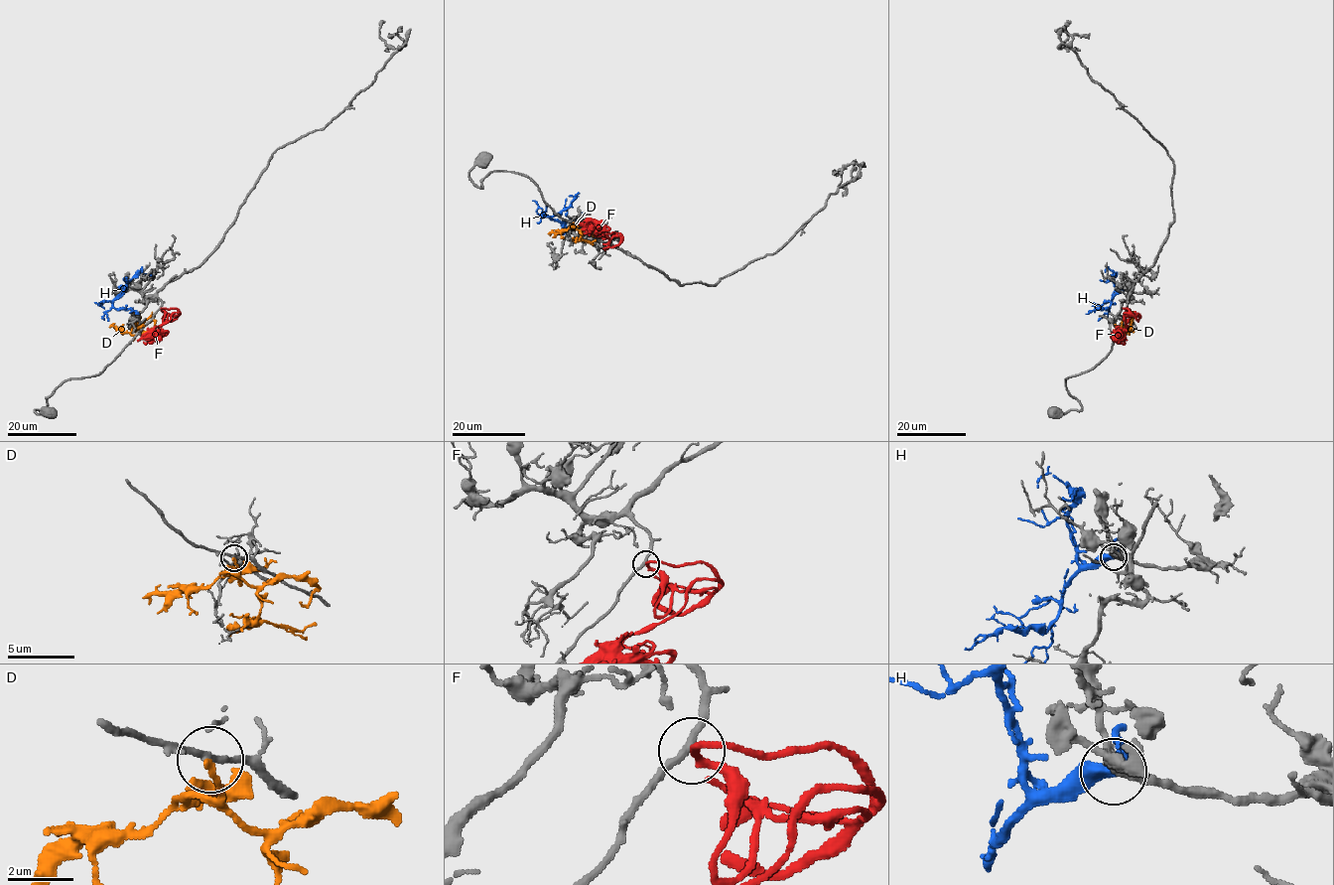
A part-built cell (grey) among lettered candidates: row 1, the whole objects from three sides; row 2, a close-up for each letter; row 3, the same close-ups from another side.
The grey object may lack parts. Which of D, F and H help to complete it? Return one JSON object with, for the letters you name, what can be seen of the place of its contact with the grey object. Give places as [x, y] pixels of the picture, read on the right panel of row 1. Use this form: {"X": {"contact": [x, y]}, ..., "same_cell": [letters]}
{"H": {"contact": [1125, 290]}, "same_cell": ["H"]}

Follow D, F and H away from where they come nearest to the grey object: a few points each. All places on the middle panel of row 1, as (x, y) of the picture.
D: (574, 222), (581, 234), (580, 239), (593, 243)
F: (601, 235), (604, 238), (605, 234), (597, 235), (600, 227), (594, 223), (577, 223)
H: (565, 233), (564, 226), (552, 218), (570, 205), (578, 193)

